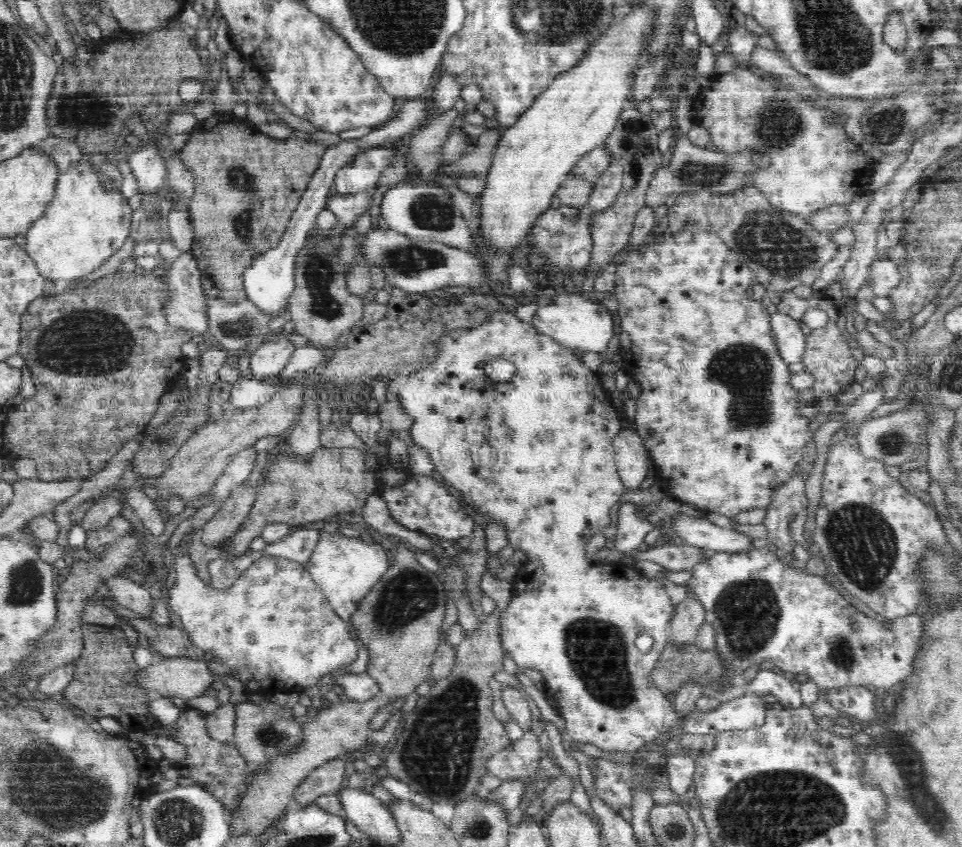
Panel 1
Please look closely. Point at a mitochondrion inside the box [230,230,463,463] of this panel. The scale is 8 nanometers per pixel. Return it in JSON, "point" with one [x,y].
{"point":[320,269]}

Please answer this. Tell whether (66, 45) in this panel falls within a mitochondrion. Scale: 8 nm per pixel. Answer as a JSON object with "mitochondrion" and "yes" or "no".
{"mitochondrion":"no"}

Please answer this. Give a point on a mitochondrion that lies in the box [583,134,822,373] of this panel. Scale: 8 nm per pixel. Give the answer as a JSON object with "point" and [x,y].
{"point":[780,248]}

